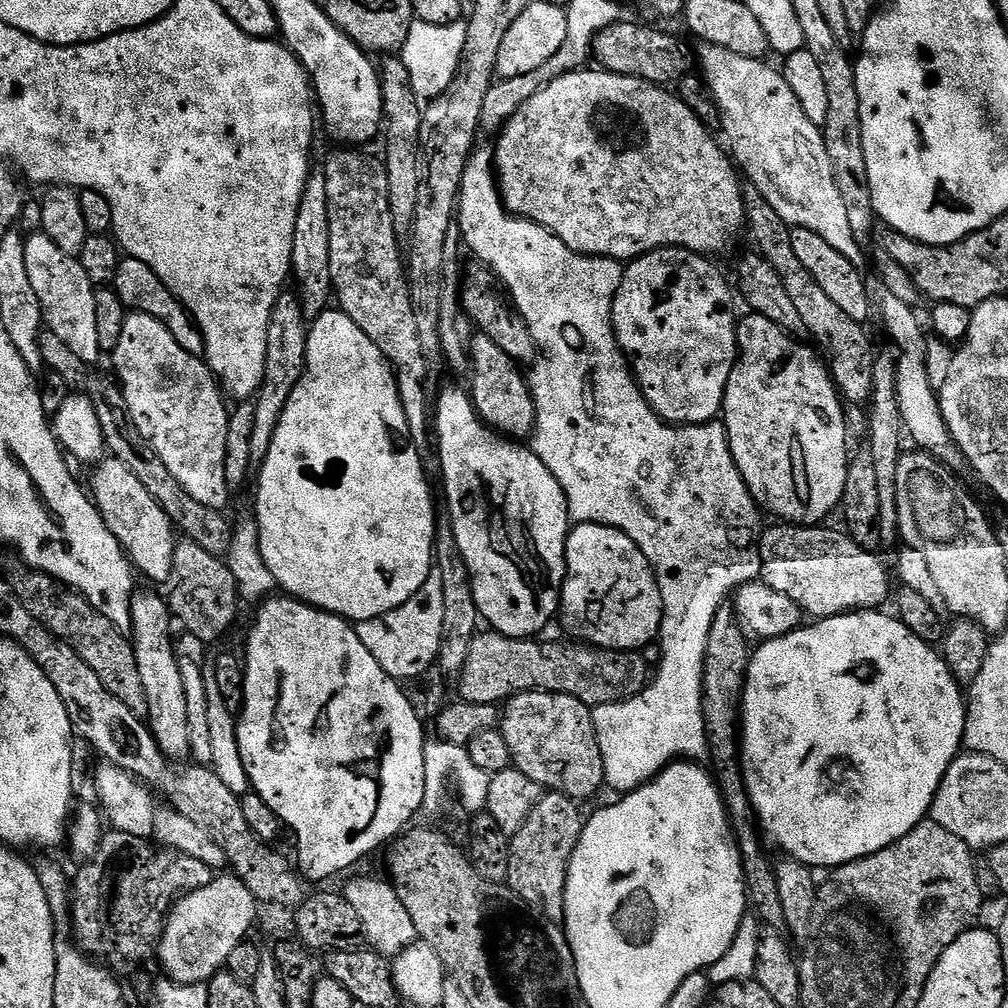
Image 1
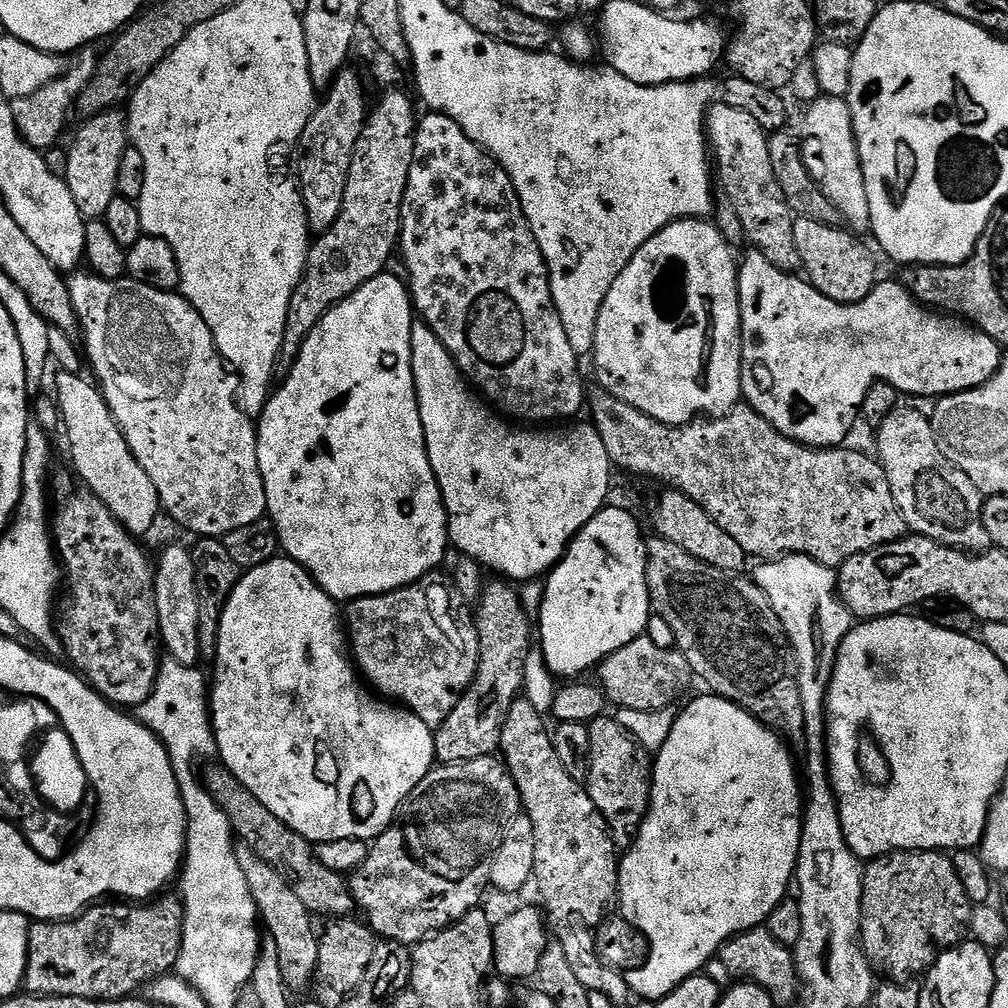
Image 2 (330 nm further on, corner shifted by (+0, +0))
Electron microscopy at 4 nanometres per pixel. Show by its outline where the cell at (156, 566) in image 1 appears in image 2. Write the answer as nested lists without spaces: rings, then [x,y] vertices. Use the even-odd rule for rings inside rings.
[[[61,371],[56,380],[56,392],[54,399],[60,406],[60,418],[62,421],[63,435],[68,435],[68,452],[72,455],[72,464],[76,467],[75,475],[82,481],[83,487],[92,492],[114,514],[118,523],[123,524],[127,532],[137,538],[144,535],[156,524],[156,515],[161,515],[160,495],[154,490],[154,482],[150,482],[150,474],[142,470],[142,466],[134,458],[134,454],[128,449],[128,439],[124,436],[124,430],[117,424],[104,401],[104,393],[95,383],[87,384],[83,375]]]

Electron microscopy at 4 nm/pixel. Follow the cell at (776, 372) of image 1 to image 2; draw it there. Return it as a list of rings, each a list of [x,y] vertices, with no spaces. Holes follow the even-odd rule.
[[[748,250],[748,253],[744,256],[744,260],[742,256],[742,259],[738,264],[738,275],[740,277],[740,281],[738,282],[738,294],[740,295],[740,390],[743,399],[746,401],[747,407],[753,408],[762,419],[766,422],[770,422],[770,426],[774,426],[774,430],[778,430],[786,438],[796,440],[800,444],[807,444],[810,448],[834,448],[843,445],[845,441],[847,441],[844,439],[851,434],[852,427],[856,424],[856,416],[858,420],[858,413],[864,407],[866,394],[872,389],[872,385],[877,382],[894,386],[897,392],[903,394],[905,397],[932,396],[931,398],[939,398],[941,396],[953,396],[955,392],[965,392],[971,388],[977,388],[978,386],[986,383],[987,380],[989,380],[989,378],[993,376],[998,369],[1000,369],[1000,361],[1002,359],[1002,353],[1000,352],[1002,352],[1002,348],[1001,345],[997,344],[994,338],[990,338],[986,333],[980,331],[979,328],[973,328],[971,324],[965,322],[963,319],[957,318],[951,314],[937,314],[933,309],[921,304],[919,300],[915,300],[914,297],[905,290],[903,284],[897,282],[895,279],[892,279],[893,281],[888,280],[885,284],[884,281],[877,283],[876,289],[874,289],[870,294],[866,294],[866,298],[862,298],[862,302],[858,302],[857,304],[839,304],[838,302],[834,302],[830,298],[826,298],[821,294],[814,285],[808,283],[807,279],[805,279],[803,275],[778,270],[778,266],[774,266],[764,255],[755,250]]]

